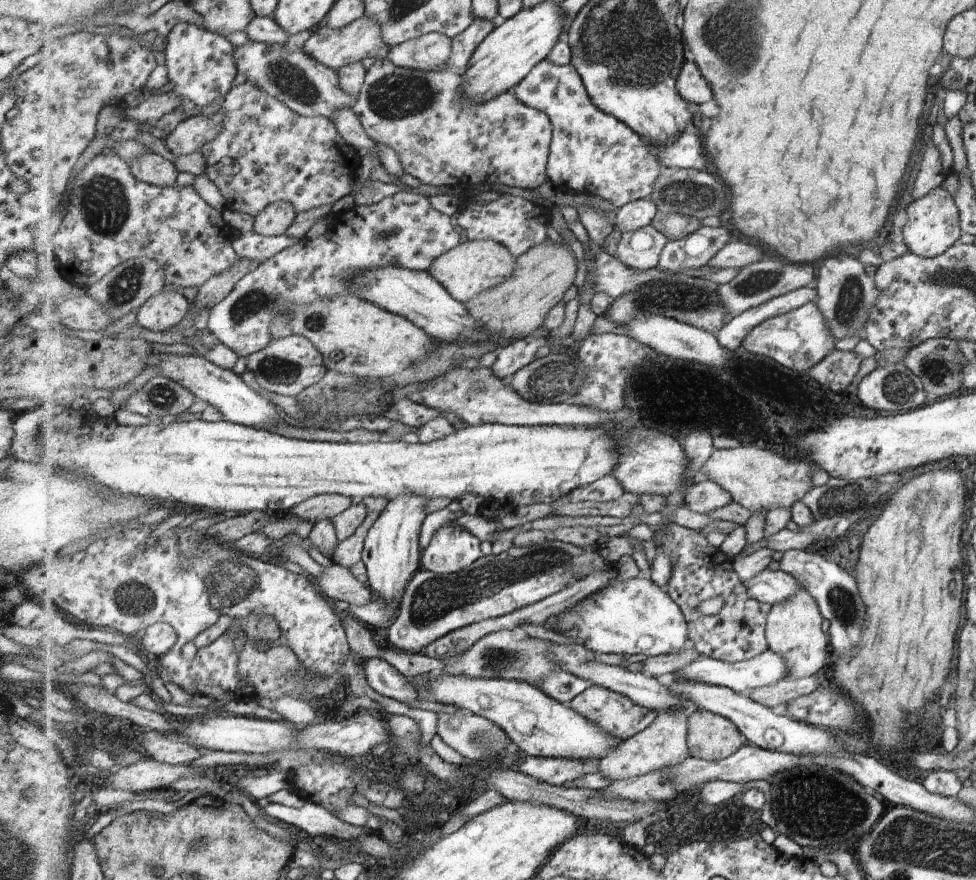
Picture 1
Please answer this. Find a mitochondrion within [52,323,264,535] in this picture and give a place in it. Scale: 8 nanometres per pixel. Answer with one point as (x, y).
(162, 395)

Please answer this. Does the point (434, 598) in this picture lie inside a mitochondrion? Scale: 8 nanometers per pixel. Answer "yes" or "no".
yes

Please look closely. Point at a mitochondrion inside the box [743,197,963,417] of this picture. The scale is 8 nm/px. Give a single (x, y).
(848, 308)

